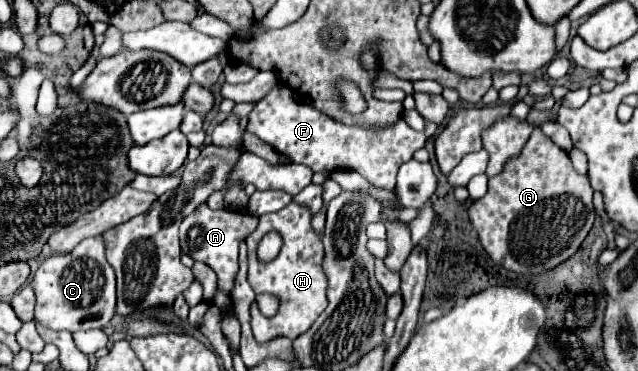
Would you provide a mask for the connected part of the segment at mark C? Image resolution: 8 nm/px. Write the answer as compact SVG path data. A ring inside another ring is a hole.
M99 236L83 240L69 254L53 254L35 272L31 282L37 306L35 320L49 330L93 330L103 328L115 314L115 272L105 260L105 246Z

